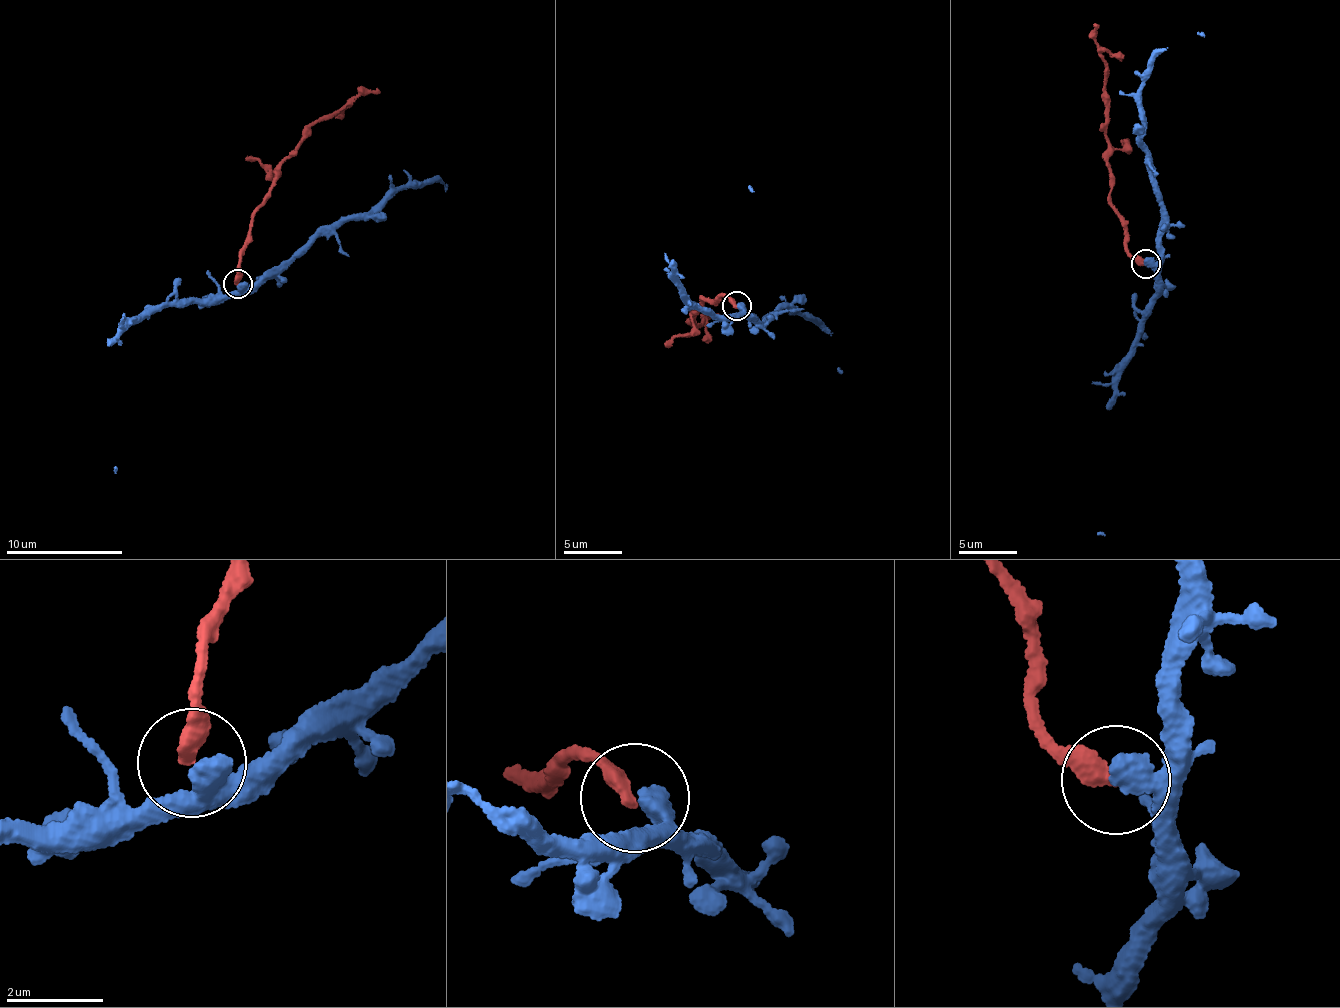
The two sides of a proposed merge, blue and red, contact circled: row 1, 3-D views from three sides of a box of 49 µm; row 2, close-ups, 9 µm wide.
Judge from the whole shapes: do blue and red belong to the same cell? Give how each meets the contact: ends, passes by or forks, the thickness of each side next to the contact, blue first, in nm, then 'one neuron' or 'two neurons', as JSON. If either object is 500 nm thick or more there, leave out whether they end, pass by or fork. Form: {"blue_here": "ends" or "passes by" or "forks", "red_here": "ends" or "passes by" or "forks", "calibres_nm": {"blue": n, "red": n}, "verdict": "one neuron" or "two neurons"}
{"calibres_nm": {"blue": 500, "red": 380}, "verdict": "two neurons"}

